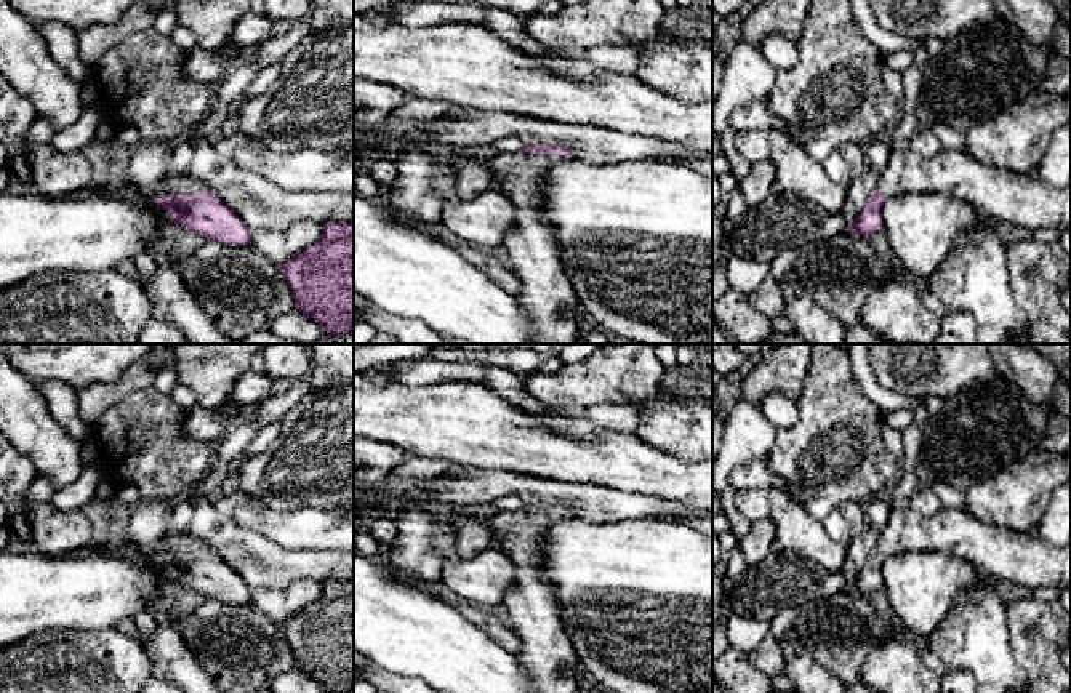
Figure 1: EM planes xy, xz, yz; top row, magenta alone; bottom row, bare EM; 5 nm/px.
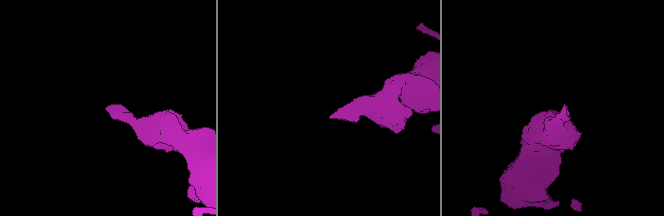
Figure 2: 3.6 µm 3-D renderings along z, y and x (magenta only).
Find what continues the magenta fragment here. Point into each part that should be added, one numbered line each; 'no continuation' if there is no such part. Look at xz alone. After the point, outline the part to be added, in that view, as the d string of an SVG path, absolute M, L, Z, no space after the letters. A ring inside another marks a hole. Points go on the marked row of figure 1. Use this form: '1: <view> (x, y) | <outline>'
1: xz (546, 295) | M499 152L490 160L503 194L514 205L515 227L506 237L504 248L511 259L511 269L520 282L517 299L535 323L530 344L578 344L578 331L583 328L580 301L560 261L560 248L554 227L543 211L544 182L556 162L564 157L556 154Z

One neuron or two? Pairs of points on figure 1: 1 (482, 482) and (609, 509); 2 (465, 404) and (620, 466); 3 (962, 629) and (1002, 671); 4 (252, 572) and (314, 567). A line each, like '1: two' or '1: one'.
1: one
2: one
3: one
4: one

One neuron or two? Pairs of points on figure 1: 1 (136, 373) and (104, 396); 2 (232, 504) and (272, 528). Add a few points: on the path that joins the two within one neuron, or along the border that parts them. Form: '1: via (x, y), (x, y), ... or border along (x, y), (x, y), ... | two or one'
1: via (128, 381), (112, 392) | one
2: border along (266, 508), (240, 506), (232, 517) | two

